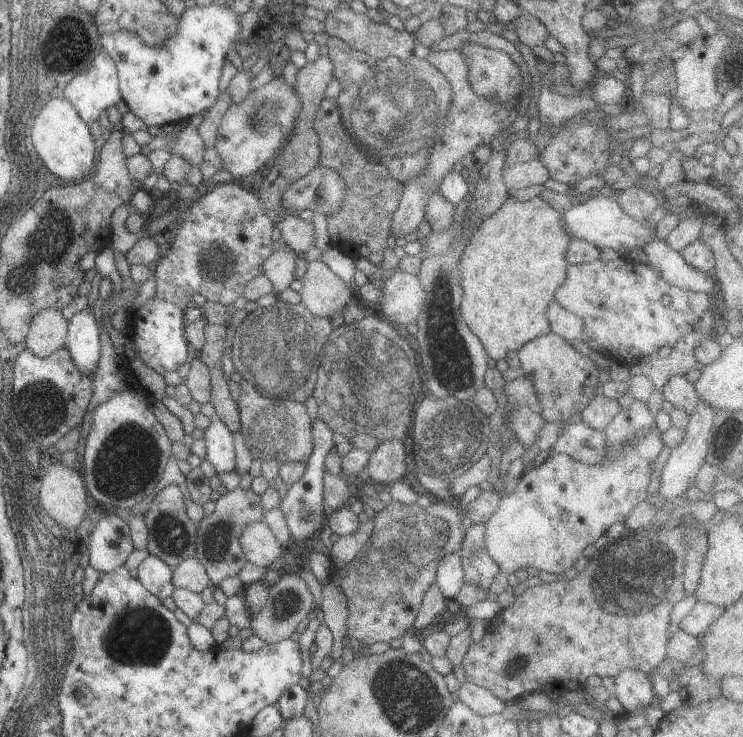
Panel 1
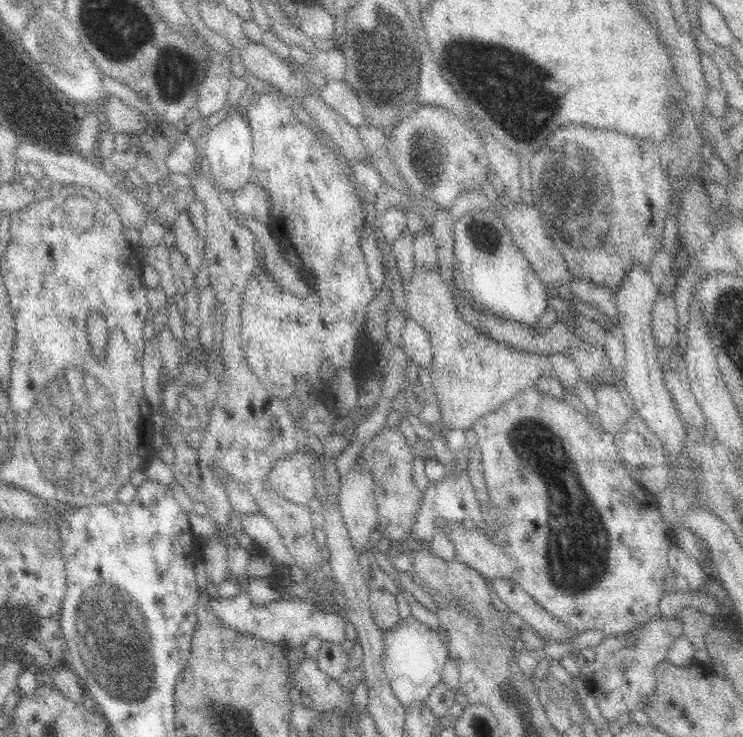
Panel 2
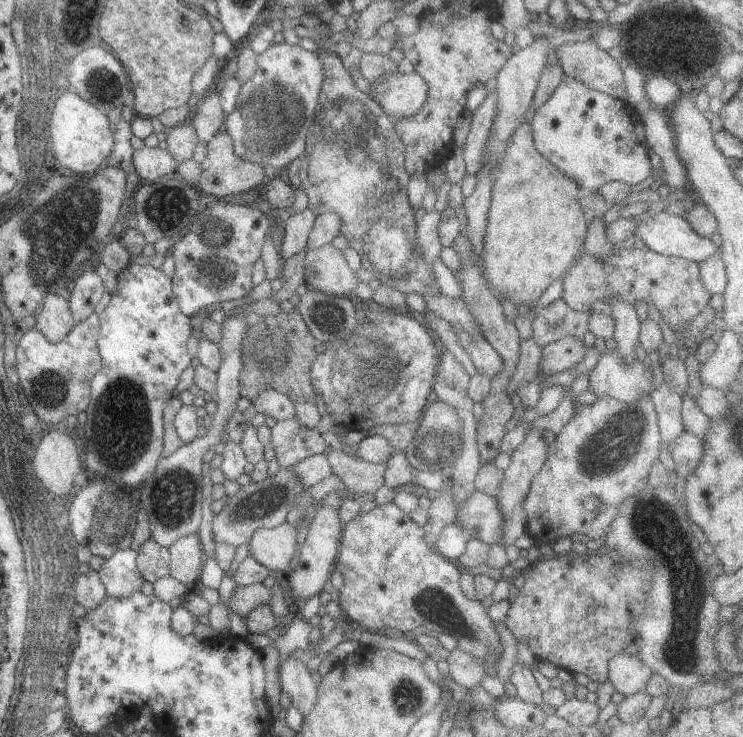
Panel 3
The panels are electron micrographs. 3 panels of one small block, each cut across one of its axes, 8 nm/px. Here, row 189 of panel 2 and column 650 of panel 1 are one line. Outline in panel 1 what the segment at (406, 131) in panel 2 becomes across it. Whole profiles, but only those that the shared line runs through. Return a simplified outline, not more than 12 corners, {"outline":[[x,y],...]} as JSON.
{"outline":[[633,399],[605,458],[552,452],[484,522],[501,573],[561,576],[651,499],[664,445]]}

